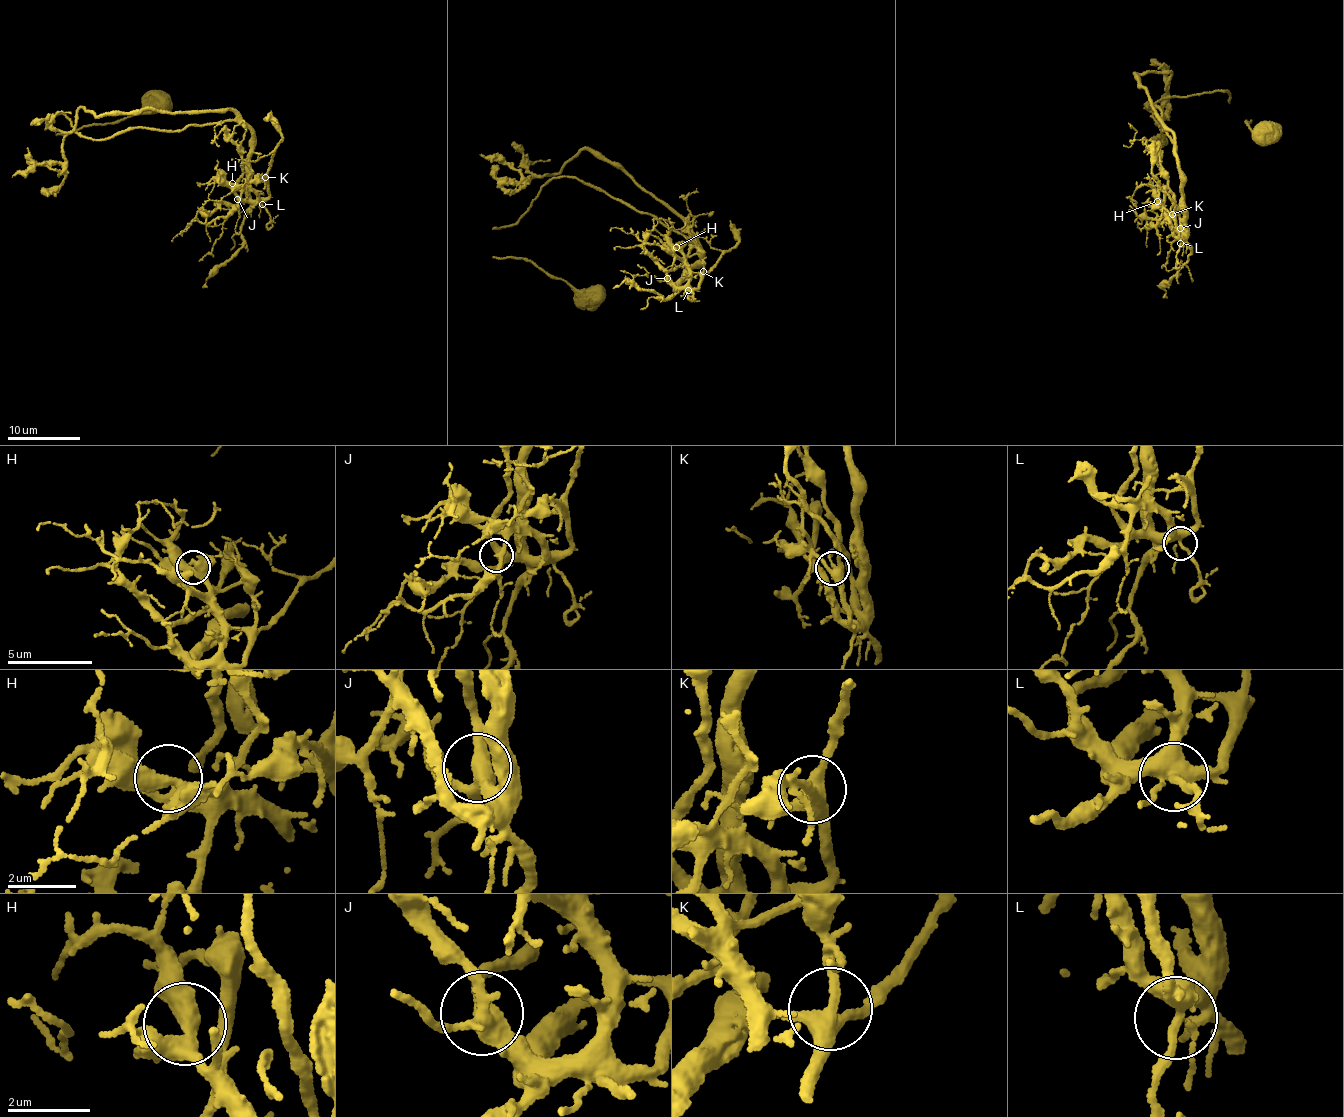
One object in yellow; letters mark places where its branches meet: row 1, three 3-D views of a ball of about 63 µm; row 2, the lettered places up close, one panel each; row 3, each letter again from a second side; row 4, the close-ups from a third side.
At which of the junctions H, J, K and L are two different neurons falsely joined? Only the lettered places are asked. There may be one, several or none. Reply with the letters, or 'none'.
none

